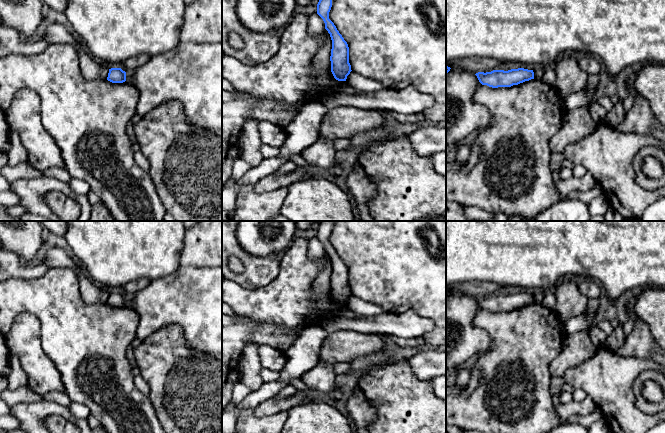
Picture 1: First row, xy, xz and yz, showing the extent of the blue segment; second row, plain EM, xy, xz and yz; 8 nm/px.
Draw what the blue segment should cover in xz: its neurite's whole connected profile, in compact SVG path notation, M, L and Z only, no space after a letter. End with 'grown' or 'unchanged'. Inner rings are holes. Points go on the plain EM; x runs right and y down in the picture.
M321 221L317 228L317 238L323 243L325 253L332 264L331 273L331 296L338 305L346 305L350 298L349 271L334 247L329 243L329 236L332 231L332 221Z; unchanged

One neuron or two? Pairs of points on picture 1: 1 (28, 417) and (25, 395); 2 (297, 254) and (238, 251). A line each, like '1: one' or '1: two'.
1: two
2: two

